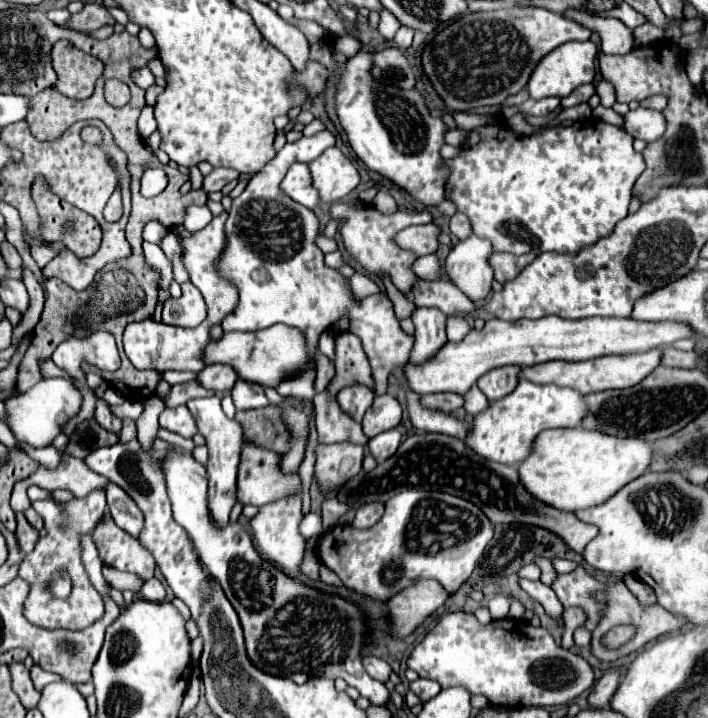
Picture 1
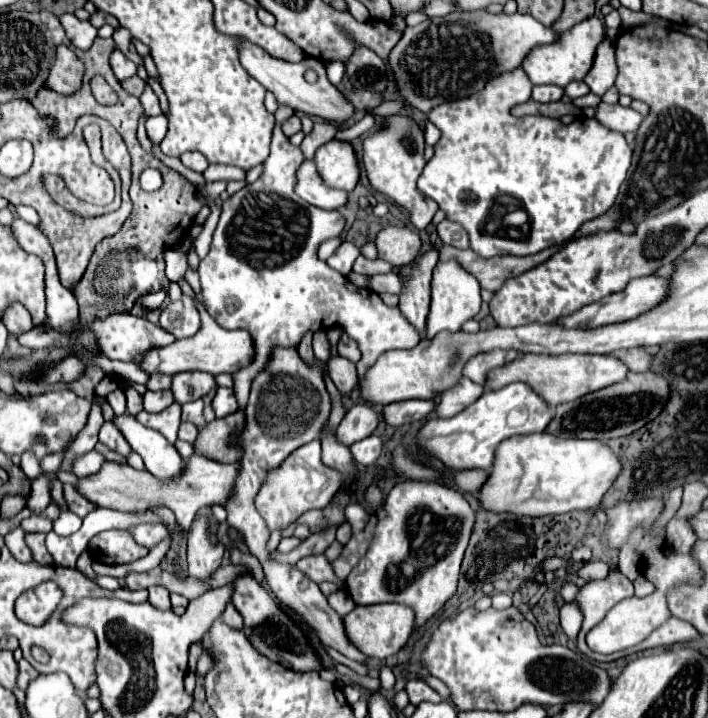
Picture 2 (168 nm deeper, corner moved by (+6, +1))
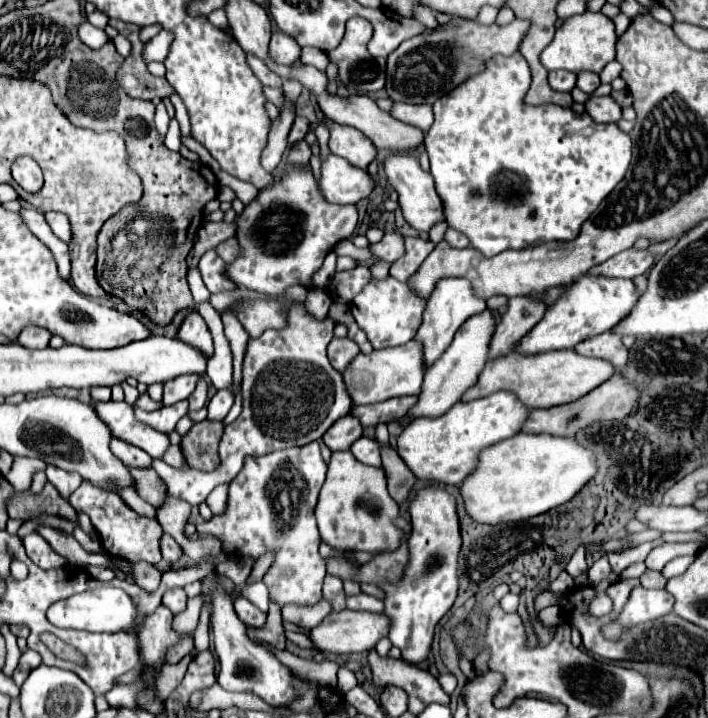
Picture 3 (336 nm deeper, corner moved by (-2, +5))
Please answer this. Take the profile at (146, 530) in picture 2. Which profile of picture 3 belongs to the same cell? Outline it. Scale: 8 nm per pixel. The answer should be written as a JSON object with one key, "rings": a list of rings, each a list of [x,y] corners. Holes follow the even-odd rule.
{"rings":[[[162,534],[160,538],[160,548],[162,548],[162,558],[170,564],[176,564],[182,556],[182,550],[180,546],[176,544],[176,540],[170,536],[170,534]]]}

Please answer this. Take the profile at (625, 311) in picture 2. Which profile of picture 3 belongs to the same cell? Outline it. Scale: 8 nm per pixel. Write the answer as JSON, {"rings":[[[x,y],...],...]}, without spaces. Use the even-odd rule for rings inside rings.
{"rings":[[[580,278],[576,280],[554,306],[550,306],[544,314],[544,318],[538,322],[538,326],[532,328],[532,334],[528,334],[516,352],[524,354],[538,354],[548,350],[562,350],[562,348],[574,348],[576,344],[614,328],[620,320],[624,320],[632,308],[636,306],[640,294],[636,290],[634,280],[622,280],[622,278]]]}

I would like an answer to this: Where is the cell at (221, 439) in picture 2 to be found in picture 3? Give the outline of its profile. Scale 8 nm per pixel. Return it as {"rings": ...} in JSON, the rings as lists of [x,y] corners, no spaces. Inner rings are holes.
{"rings":[[[202,420],[192,426],[192,430],[182,438],[182,452],[188,466],[196,470],[210,472],[220,466],[218,444],[224,432],[224,422]]]}

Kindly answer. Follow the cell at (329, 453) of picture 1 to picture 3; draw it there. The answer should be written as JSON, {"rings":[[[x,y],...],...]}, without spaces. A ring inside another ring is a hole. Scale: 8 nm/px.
{"rings":[[[310,442],[310,444],[302,446],[302,448],[288,448],[288,450],[270,452],[270,454],[266,454],[266,456],[258,456],[258,458],[246,458],[244,468],[242,468],[242,470],[240,470],[240,474],[230,482],[230,492],[228,492],[228,510],[226,510],[226,514],[222,514],[222,516],[214,516],[214,518],[212,518],[212,520],[208,520],[208,522],[196,524],[196,529],[200,534],[214,534],[216,538],[220,538],[220,542],[222,542],[224,550],[228,550],[228,552],[232,552],[232,554],[236,554],[236,556],[252,556],[252,558],[258,558],[258,556],[262,556],[262,554],[264,554],[264,552],[268,552],[268,550],[276,550],[276,560],[274,560],[274,564],[270,566],[270,570],[264,574],[264,584],[266,584],[266,586],[268,586],[268,590],[270,590],[270,598],[272,598],[274,602],[278,602],[280,606],[290,604],[290,602],[296,602],[296,604],[314,604],[314,602],[318,602],[318,600],[322,598],[322,580],[324,580],[324,576],[326,576],[324,560],[322,560],[322,556],[318,554],[320,534],[318,534],[316,520],[314,520],[314,506],[316,506],[316,500],[318,500],[318,492],[320,492],[320,488],[322,488],[322,484],[324,484],[324,478],[326,478],[326,462],[324,462],[324,458],[322,458],[322,454],[320,454],[318,442]],[[284,472],[298,474],[298,476],[302,478],[302,482],[296,482],[296,480],[288,480],[288,478],[284,478]],[[282,478],[284,478],[284,482],[286,482],[286,490],[288,490],[288,494],[290,494],[292,502],[296,504],[296,516],[292,516],[292,518],[280,518],[280,516],[276,514],[276,500],[278,500],[278,484],[276,484],[276,482],[278,482],[278,480],[282,480]]]}

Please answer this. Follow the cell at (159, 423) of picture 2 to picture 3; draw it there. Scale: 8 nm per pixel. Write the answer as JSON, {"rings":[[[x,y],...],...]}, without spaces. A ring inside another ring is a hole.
{"rings":[[[182,400],[182,402],[176,402],[172,406],[164,406],[160,410],[154,410],[154,412],[144,412],[144,410],[138,410],[138,406],[134,408],[134,414],[140,422],[146,422],[148,426],[152,426],[154,430],[158,432],[164,432],[164,434],[170,434],[174,432],[178,420],[188,412],[188,400]]]}

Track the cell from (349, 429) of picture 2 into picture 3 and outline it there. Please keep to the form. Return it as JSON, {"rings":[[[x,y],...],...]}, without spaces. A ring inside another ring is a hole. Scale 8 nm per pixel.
{"rings":[[[348,414],[348,416],[340,418],[332,426],[332,430],[328,430],[328,434],[322,436],[322,440],[334,452],[334,450],[348,450],[360,436],[362,436],[360,420],[352,414]]]}

